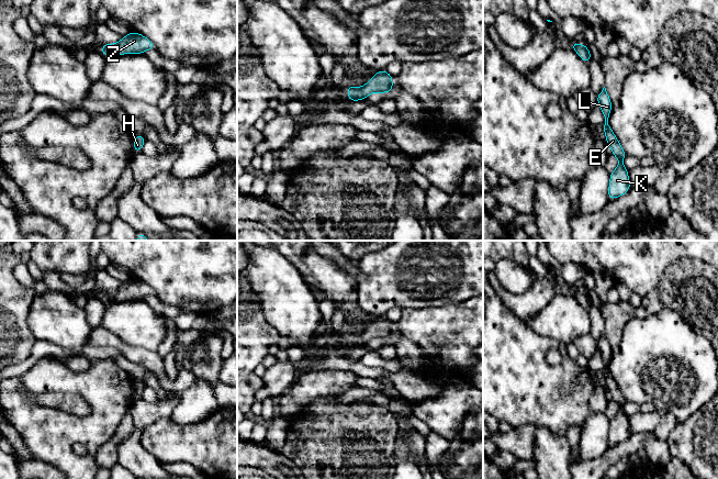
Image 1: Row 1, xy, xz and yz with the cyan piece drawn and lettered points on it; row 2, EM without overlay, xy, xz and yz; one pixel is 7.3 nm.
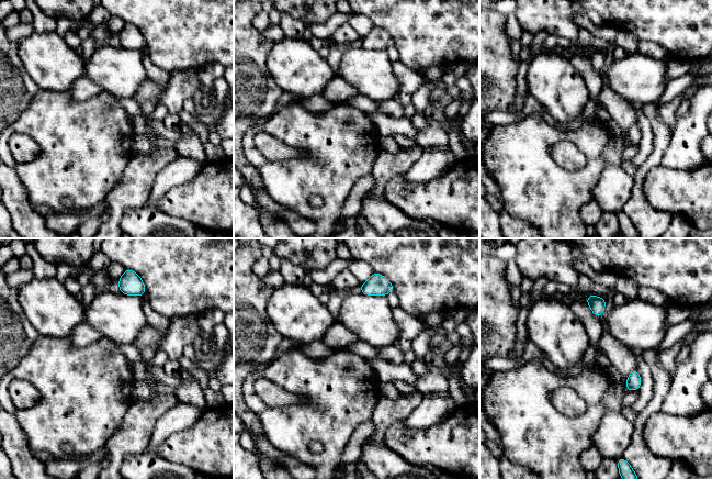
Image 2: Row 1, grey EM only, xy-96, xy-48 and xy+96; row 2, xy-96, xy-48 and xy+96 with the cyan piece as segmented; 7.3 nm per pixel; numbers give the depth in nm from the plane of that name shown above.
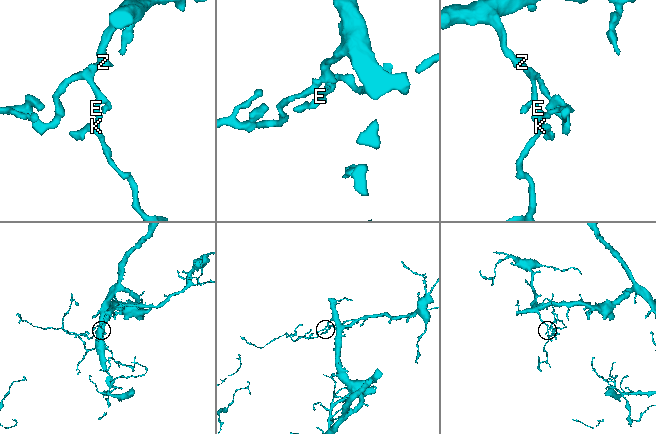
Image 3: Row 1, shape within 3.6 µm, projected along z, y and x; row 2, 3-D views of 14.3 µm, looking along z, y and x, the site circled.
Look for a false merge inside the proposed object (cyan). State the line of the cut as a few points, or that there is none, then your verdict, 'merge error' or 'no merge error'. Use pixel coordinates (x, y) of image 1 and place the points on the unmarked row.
no cut; no merge error

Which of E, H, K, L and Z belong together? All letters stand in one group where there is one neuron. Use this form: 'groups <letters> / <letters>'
groups E H K L Z

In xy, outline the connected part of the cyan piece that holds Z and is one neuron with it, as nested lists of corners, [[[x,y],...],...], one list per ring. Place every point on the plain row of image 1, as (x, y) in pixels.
[[[132,277],[127,282],[122,283],[117,290],[103,290],[101,299],[106,301],[142,300],[147,296],[155,296],[156,291],[147,283]]]

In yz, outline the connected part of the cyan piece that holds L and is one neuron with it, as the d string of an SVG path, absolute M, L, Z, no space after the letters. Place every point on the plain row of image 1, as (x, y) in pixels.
M604 333L597 343L597 349L602 355L602 359L605 364L605 369L602 371L603 377L606 380L606 388L613 396L613 401L618 405L618 412L615 417L609 420L610 430L608 434L608 443L609 447L613 447L615 444L625 441L630 435L630 426L628 424L628 416L625 414L622 410L622 405L627 402L620 392L616 381L612 377L608 364L612 357L612 348Z

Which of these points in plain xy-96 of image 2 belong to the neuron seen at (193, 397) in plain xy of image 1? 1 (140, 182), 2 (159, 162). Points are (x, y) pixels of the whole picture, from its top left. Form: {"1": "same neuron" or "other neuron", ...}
{"1": "other neuron", "2": "other neuron"}

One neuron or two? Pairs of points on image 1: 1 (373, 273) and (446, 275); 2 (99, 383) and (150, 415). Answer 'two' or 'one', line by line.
1: one
2: two

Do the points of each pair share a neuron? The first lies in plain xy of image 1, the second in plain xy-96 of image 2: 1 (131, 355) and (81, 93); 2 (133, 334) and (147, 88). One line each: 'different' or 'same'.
1: same
2: different

